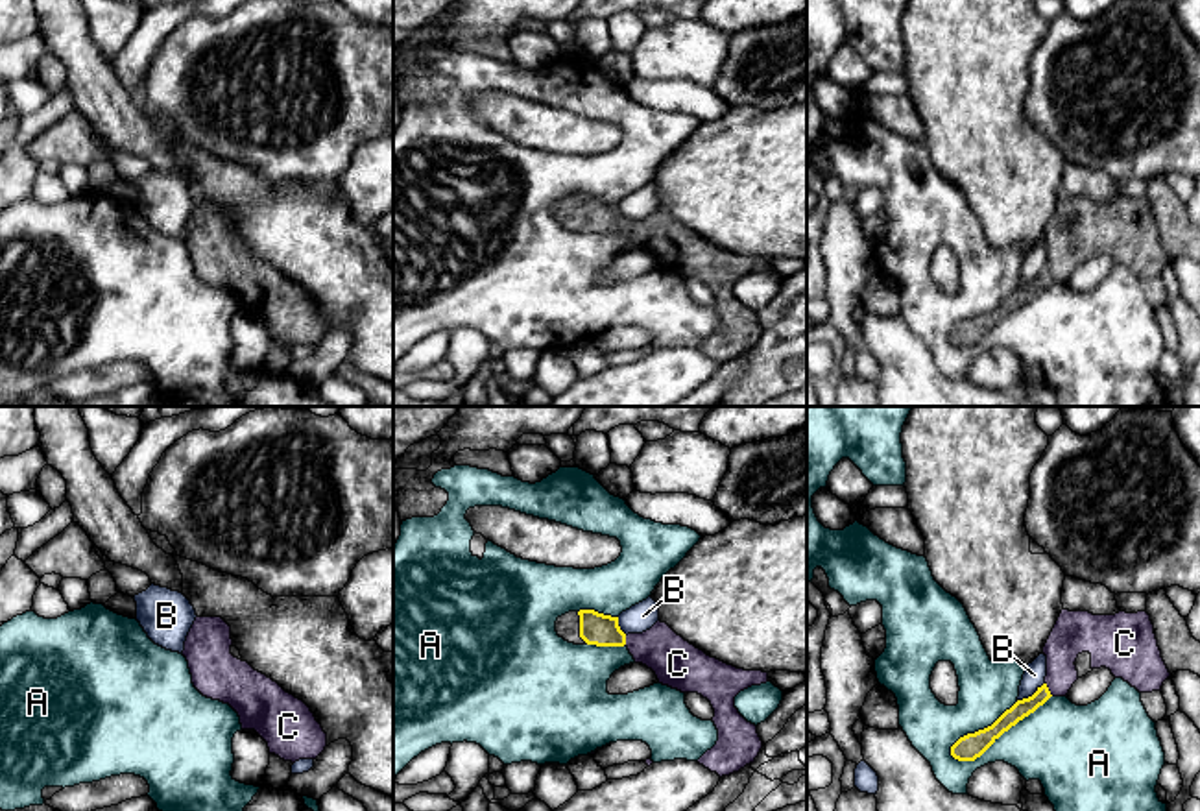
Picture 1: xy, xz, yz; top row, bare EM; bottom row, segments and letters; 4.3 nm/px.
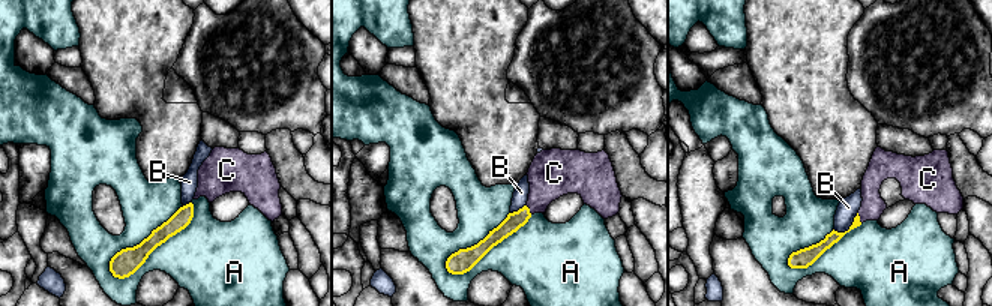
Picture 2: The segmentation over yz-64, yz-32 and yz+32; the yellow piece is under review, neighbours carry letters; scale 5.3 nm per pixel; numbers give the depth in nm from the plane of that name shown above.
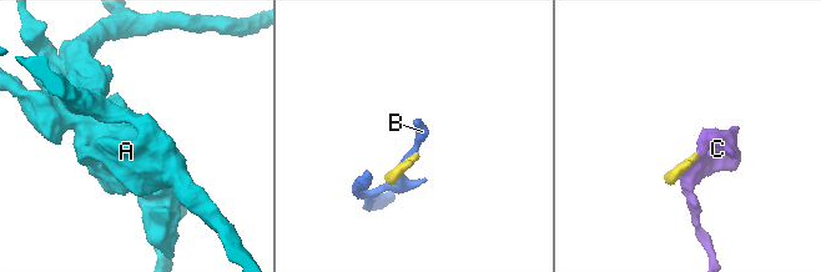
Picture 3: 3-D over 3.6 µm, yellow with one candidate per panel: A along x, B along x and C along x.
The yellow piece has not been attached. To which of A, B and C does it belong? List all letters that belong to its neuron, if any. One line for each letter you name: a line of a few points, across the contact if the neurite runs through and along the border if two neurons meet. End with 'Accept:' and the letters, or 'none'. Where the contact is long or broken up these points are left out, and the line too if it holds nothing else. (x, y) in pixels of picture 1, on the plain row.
Accept: C

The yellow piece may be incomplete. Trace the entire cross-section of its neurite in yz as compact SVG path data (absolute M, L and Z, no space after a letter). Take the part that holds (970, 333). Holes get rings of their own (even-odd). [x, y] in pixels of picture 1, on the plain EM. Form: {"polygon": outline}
{"polygon": "M1047 270L1038 273L1038 277L1023 286L1017 286L1010 296L1006 296L991 312L967 320L960 323L951 333L951 342L958 347L975 347L980 344L1004 318L1015 312L1019 307L1034 299L1050 284Z"}

